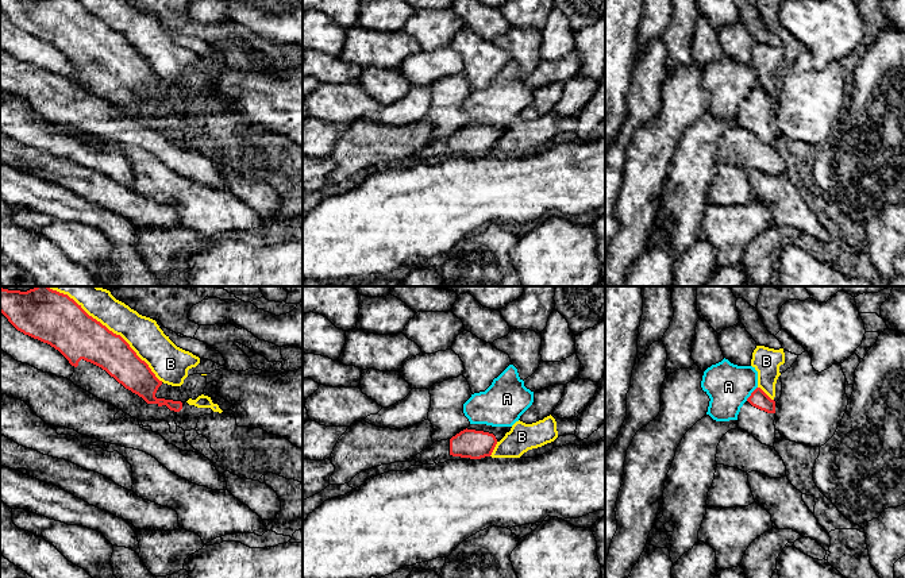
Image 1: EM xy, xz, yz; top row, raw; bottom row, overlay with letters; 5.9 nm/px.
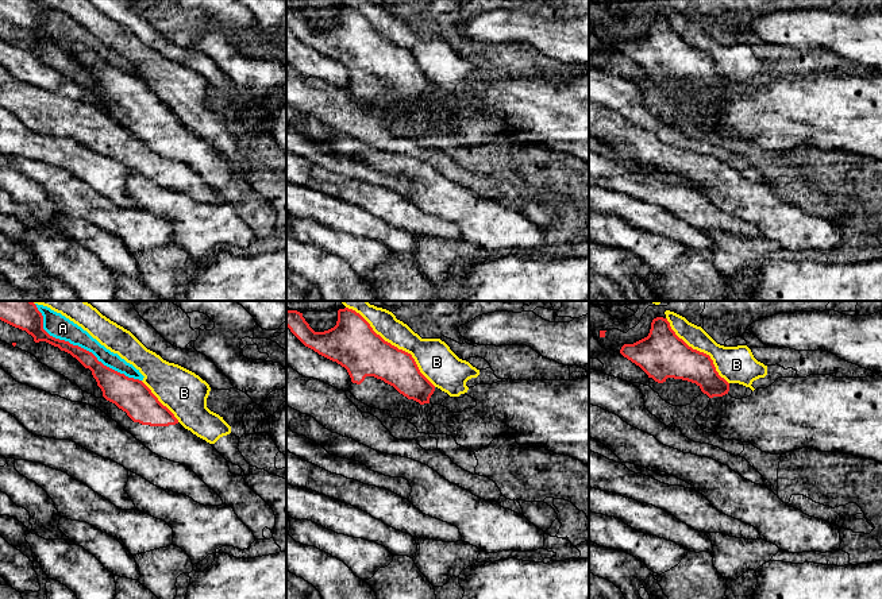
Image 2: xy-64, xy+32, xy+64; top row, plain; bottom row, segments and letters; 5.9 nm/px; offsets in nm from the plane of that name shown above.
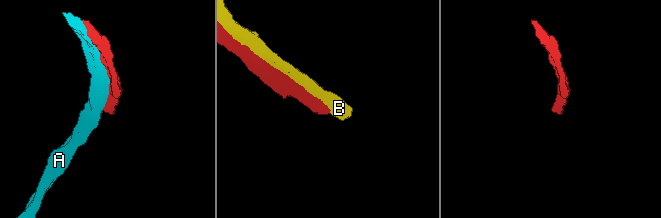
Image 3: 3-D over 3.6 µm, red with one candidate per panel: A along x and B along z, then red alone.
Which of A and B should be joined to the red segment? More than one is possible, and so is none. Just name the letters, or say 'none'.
none

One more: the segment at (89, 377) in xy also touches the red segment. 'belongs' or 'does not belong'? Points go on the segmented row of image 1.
belongs

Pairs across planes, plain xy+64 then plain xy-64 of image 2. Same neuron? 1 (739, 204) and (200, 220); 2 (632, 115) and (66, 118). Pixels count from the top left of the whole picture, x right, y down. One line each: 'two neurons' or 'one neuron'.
1: one neuron
2: one neuron

